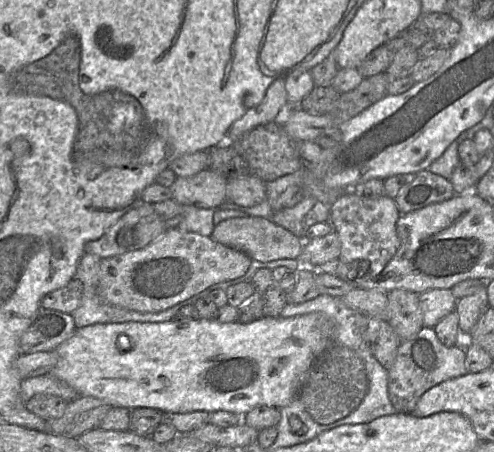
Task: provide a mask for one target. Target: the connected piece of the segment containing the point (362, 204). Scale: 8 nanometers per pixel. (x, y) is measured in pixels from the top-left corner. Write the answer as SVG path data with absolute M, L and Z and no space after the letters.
M353 191L342 193L331 205L329 219L341 244L338 261L344 264L363 261L369 264L373 275L378 275L399 247L400 239L396 229L399 216L395 201L386 195L370 198L361 197Z

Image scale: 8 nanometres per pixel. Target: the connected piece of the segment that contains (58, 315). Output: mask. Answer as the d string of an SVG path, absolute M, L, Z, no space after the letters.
M40 308L34 320L22 334L20 355L52 351L67 340L76 330L70 313Z

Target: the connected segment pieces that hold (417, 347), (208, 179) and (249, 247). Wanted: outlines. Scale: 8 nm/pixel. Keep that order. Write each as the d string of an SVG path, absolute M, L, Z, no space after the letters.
M423 326L411 339L401 342L395 361L388 370L388 395L396 412L411 413L418 399L430 388L452 378L468 373L466 364L466 350L462 346L444 346L437 338L436 332L431 327Z
M208 168L189 177L177 176L170 190L172 198L183 205L215 208L225 201L228 179Z
M257 216L223 220L215 225L211 237L216 242L239 250L259 262L270 262L278 259L299 259L305 241L271 220Z

